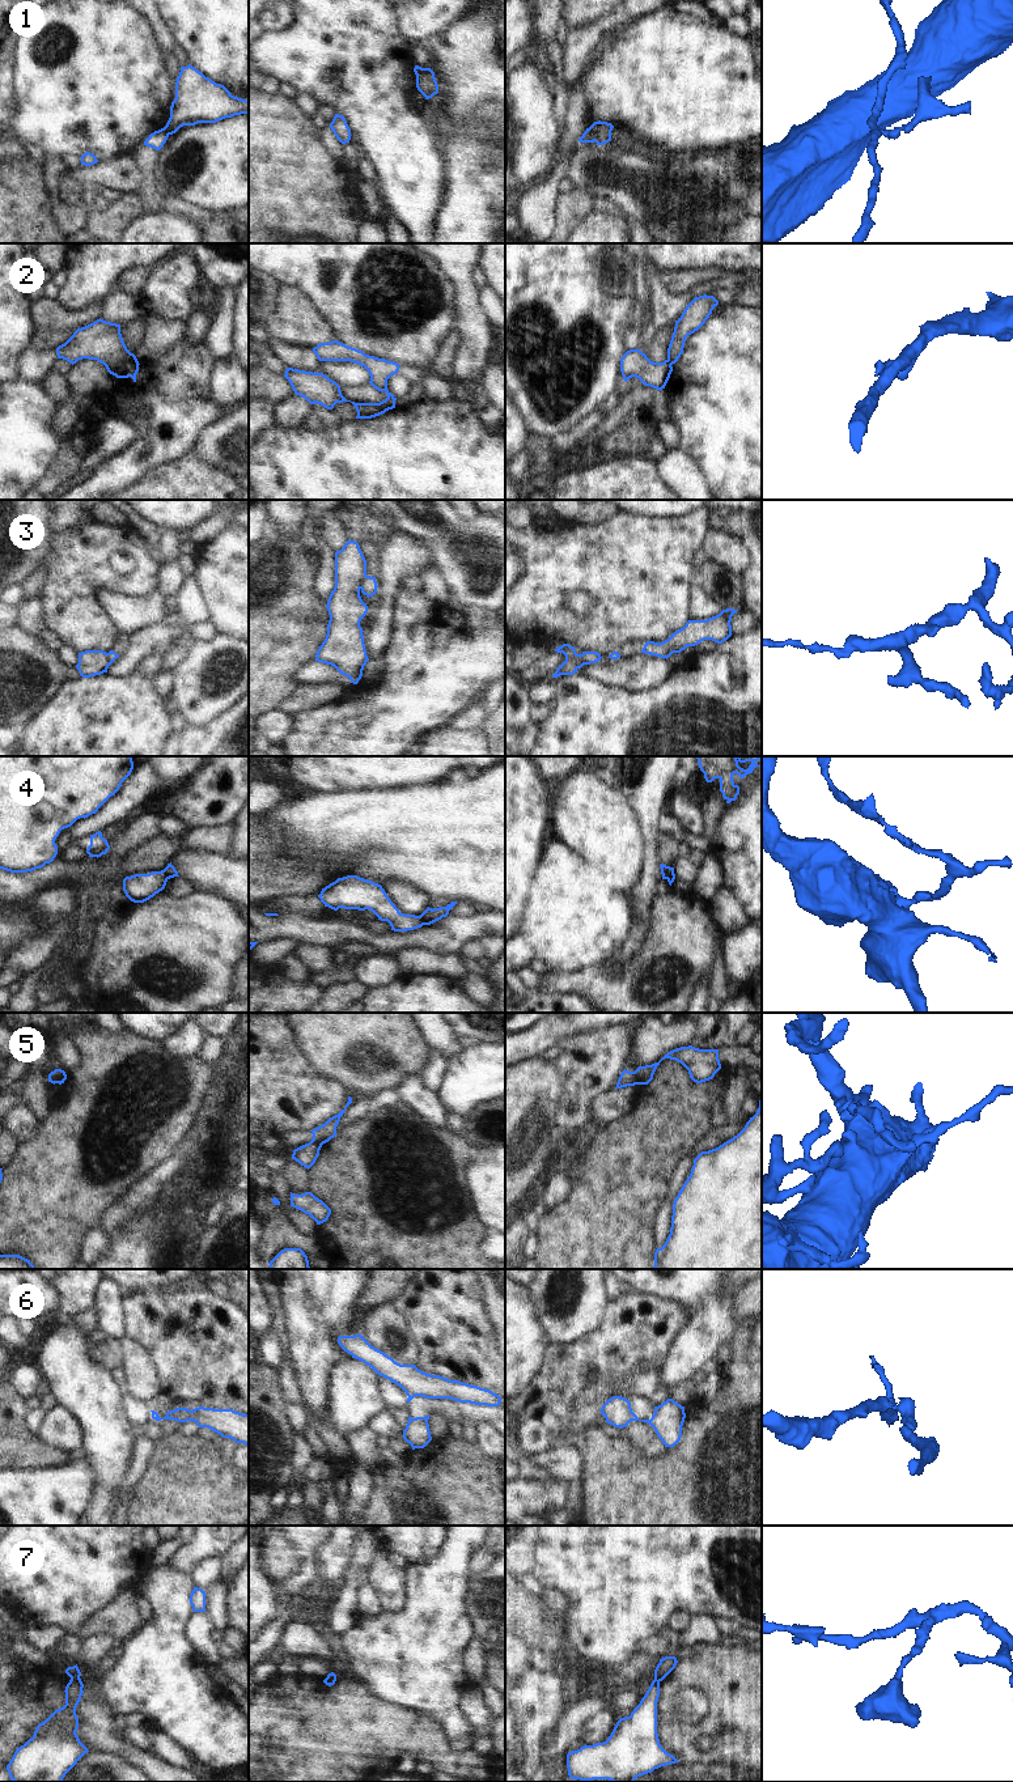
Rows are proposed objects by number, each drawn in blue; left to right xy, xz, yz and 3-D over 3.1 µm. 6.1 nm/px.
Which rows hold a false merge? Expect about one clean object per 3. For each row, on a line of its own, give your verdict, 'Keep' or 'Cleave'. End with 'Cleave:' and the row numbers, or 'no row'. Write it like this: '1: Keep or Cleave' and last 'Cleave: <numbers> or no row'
1: Cleave
2: Cleave
3: Cleave
4: Cleave
5: Cleave
6: Cleave
7: Cleave
Cleave: 1, 2, 3, 4, 5, 6, 7.

